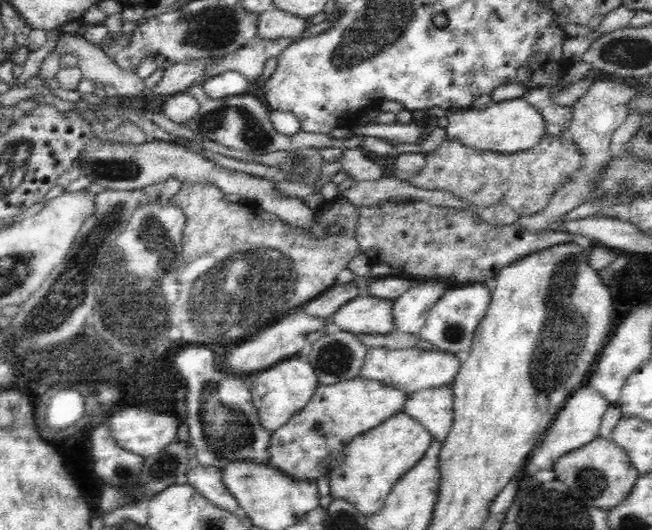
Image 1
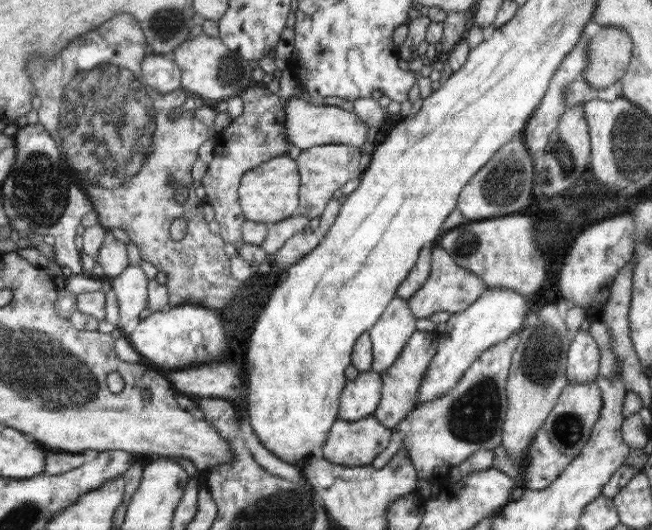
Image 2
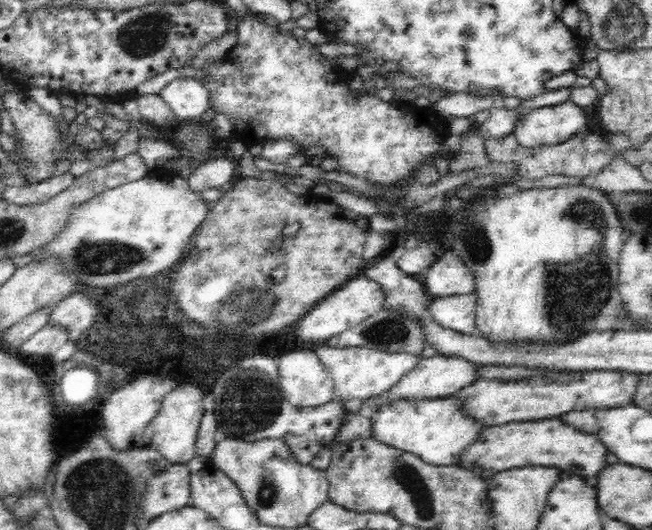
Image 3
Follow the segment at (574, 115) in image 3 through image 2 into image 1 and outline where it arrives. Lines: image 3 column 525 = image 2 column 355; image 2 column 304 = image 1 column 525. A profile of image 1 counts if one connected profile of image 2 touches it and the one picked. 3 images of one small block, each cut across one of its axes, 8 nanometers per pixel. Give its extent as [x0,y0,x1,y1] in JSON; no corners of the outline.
[444,98,544,154]

